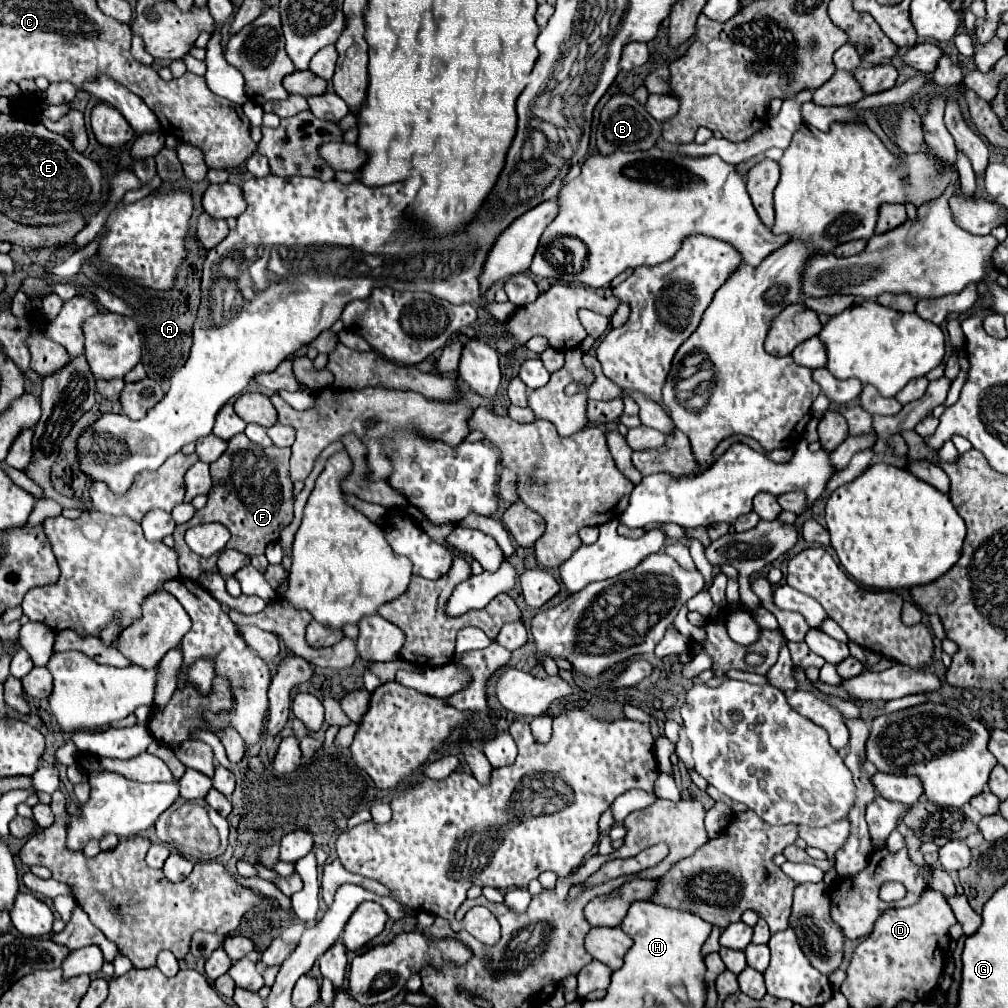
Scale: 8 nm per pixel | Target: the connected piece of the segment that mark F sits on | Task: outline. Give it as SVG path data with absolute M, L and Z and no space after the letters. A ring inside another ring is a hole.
M243 433L235 435L229 441L227 451L215 463L211 463L213 487L207 505L201 511L197 511L191 521L177 525L173 531L175 539L173 549L177 551L179 557L181 577L197 581L201 573L215 573L215 561L217 561L217 555L199 557L191 553L191 549L185 545L183 539L189 527L201 523L221 523L231 533L231 543L227 543L227 549L235 549L251 557L263 555L267 545L279 539L279 531L293 521L293 483L289 477L289 457L291 449L279 449L279 447L265 449L249 441Z

